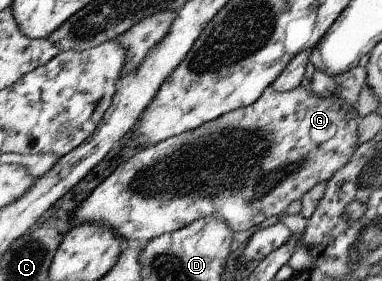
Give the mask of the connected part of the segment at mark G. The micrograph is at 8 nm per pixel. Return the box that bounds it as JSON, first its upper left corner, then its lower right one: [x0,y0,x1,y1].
[72,86,362,242]

